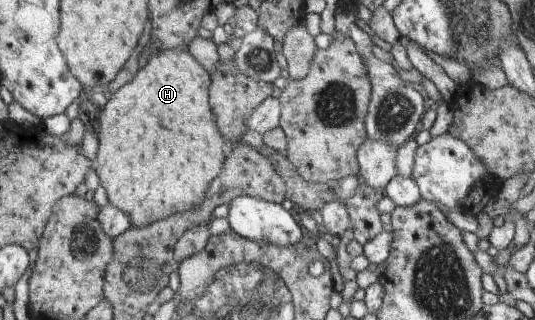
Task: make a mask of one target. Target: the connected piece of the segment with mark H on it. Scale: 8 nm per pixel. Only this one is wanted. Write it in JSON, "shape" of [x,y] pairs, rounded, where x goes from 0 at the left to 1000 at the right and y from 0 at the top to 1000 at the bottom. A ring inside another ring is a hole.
{"shape":[[[301,156],[290,175],[279,178],[265,194],[260,225],[252,244],[239,263],[234,263],[226,278],[209,294],[202,316],[189,328],[185,378],[185,463],[181,469],[181,506],[178,506],[178,534],[189,566],[191,581],[200,597],[204,634],[213,650],[230,656],[245,675],[245,697],[250,706],[279,706],[292,691],[312,684],[321,672],[357,656],[368,647],[368,638],[378,638],[383,625],[387,588],[394,578],[394,563],[413,538],[417,506],[422,500],[419,478],[419,434],[406,400],[402,356],[398,353],[393,325],[393,228],[376,206],[376,200],[351,163],[351,156]]]}

